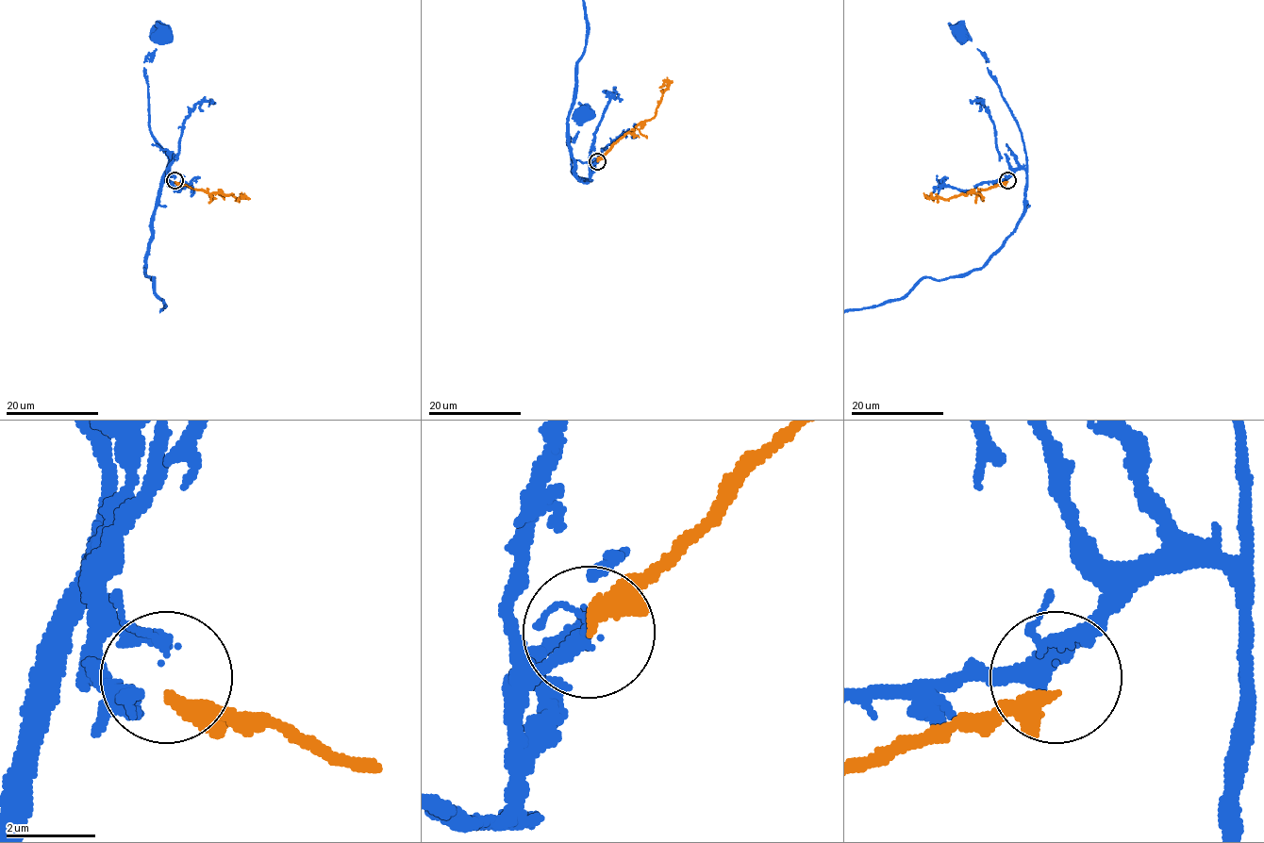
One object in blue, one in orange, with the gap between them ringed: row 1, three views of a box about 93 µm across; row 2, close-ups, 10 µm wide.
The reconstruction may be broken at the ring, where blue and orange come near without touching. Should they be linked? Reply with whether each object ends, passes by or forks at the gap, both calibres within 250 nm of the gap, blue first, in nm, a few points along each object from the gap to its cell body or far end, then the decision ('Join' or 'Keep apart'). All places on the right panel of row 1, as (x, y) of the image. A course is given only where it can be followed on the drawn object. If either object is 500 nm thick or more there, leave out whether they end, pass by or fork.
At the ring blue passes by. At the ring orange ends. Thickness 200 nm (blue) against 360 nm. Course of blue: (1006, 179), (1026, 164), (1019, 123), (996, 79), (989, 70), (985, 55), (970, 39), (958, 36). Course of orange: (1006, 181), (947, 198), (930, 196), (934, 201). Join

